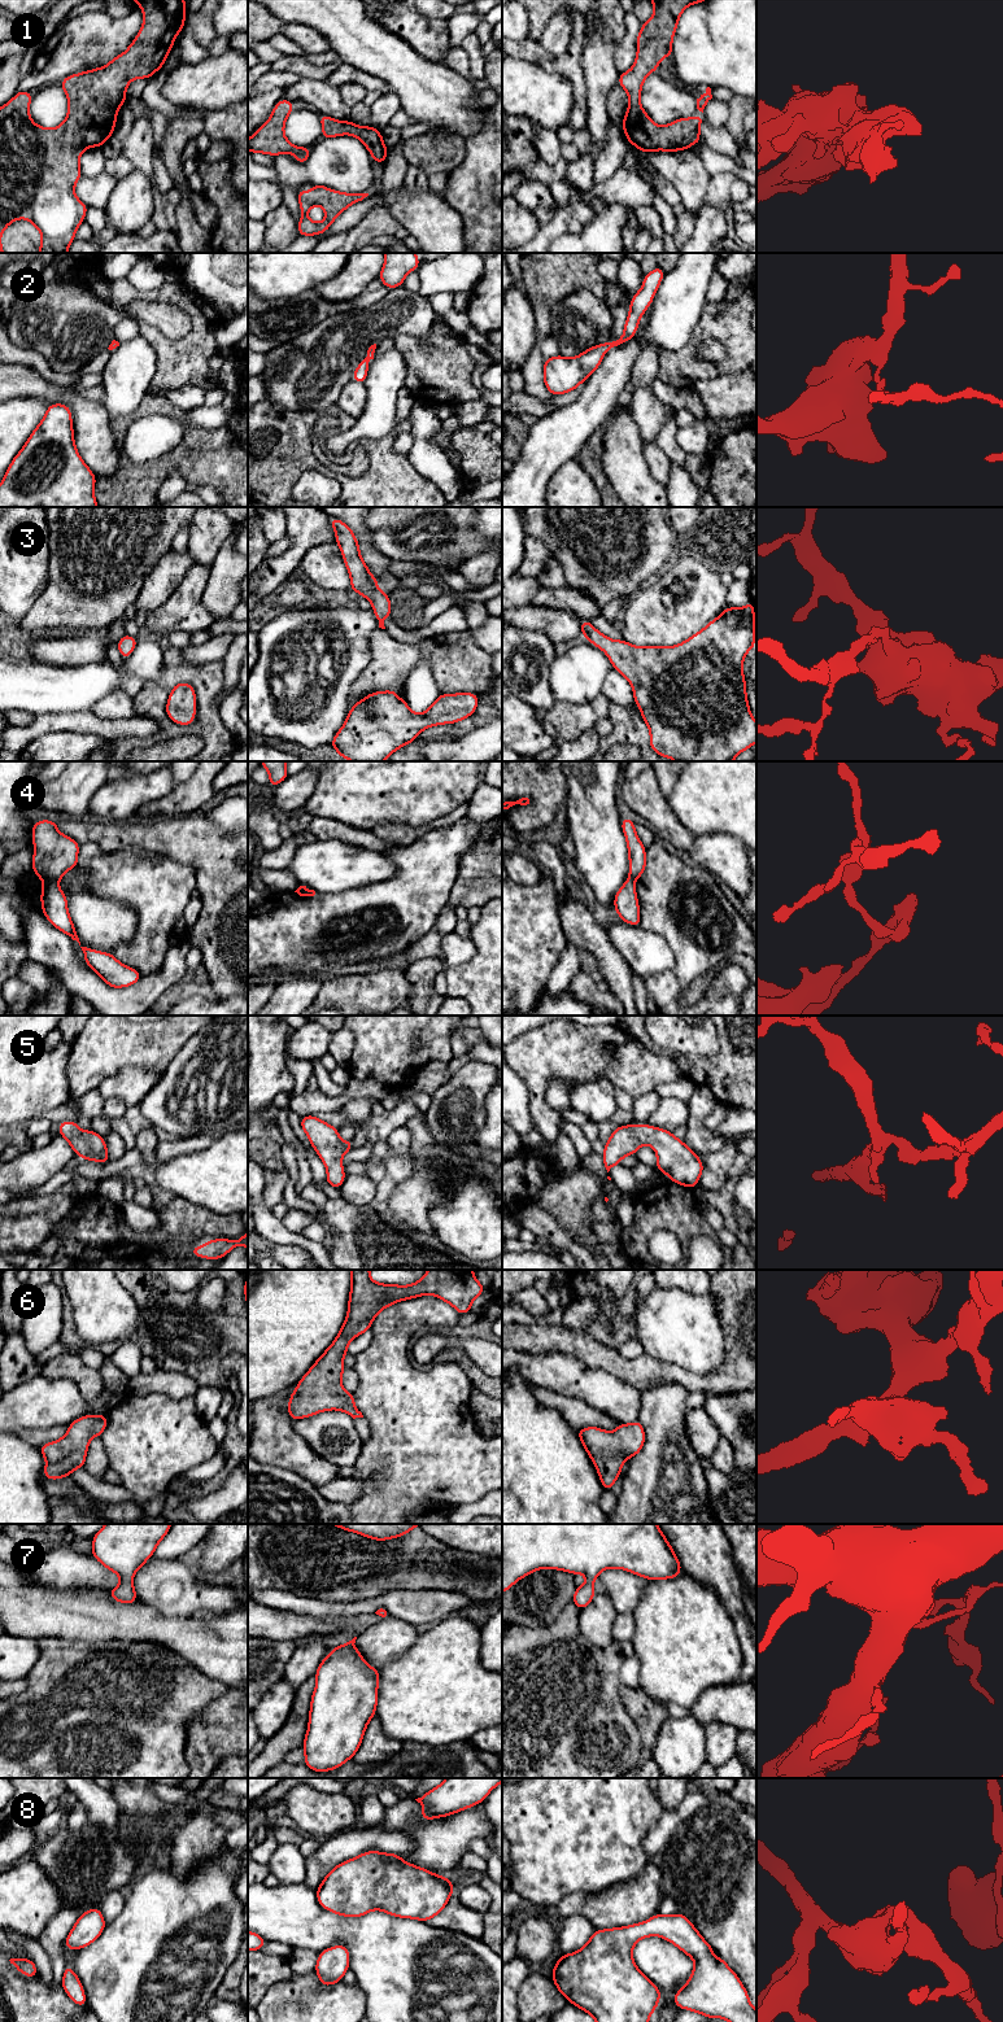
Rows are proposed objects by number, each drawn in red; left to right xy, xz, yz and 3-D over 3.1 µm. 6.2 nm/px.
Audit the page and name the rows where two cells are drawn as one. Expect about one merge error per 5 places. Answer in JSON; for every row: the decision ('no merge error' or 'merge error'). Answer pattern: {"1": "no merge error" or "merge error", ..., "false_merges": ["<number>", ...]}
{"1": "no merge error", "2": "no merge error", "3": "no merge error", "4": "merge error", "5": "no merge error", "6": "no merge error", "7": "no merge error", "8": "no merge error", "false_merges": ["4"]}

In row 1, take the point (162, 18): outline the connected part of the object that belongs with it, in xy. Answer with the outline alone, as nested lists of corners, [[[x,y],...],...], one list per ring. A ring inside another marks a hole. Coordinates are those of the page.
[[[134,0],[143,9],[143,26],[126,52],[106,66],[70,75],[60,82],[69,112],[56,128],[44,128],[31,121],[32,93],[18,91],[0,108],[0,237],[8,224],[23,218],[42,233],[38,253],[67,253],[75,231],[88,206],[77,198],[75,183],[82,178],[79,157],[92,147],[103,147],[112,137],[117,110],[128,99],[125,91],[136,78],[151,78],[171,51],[176,34],[183,31],[187,16],[184,0]]]

